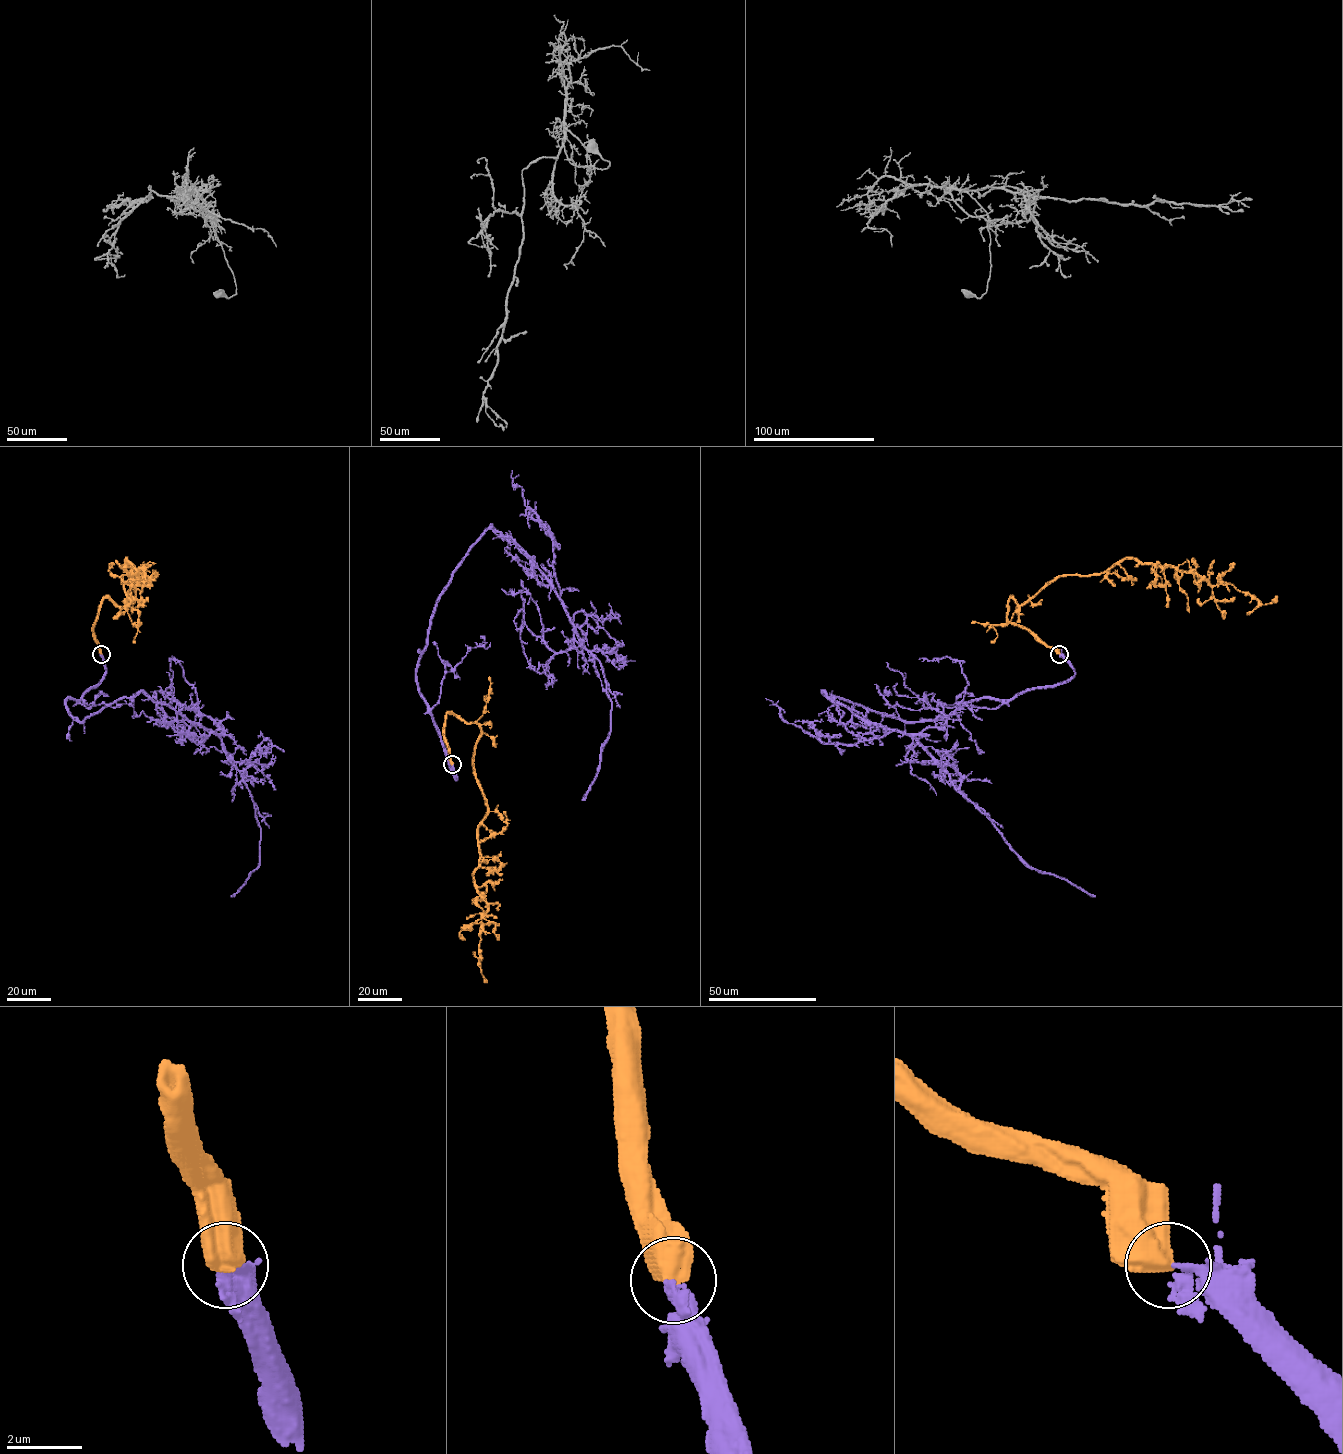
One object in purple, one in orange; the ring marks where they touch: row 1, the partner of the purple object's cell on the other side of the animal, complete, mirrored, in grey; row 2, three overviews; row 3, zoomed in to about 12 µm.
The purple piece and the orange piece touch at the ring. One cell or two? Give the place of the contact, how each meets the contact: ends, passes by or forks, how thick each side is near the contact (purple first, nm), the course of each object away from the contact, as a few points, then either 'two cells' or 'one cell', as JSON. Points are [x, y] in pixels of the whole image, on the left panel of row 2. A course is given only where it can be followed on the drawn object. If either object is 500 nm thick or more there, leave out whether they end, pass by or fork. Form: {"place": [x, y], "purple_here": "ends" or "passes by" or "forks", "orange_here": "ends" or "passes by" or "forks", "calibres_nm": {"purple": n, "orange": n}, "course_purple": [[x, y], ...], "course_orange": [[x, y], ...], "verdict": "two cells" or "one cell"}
{"place": [101, 654], "calibres_nm": {"purple": 280, "orange": 700}, "course_purple": [[101, 654], [100, 680], [65, 700], [75, 718], [143, 691], [216, 734], [250, 792], [260, 862], [231, 896]], "course_orange": [[101, 654], [94, 622], [105, 598], [130, 603], [127, 558], [130, 604], [136, 596]], "verdict": "one cell"}

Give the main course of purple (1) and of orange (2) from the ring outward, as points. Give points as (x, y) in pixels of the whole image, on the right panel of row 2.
1: (1059, 654), (1074, 671), (1066, 680), (941, 718), (906, 721), (823, 691), (911, 734), (1031, 867), (1095, 896)
2: (1059, 654), (1010, 622), (1007, 600), (1018, 607), (1062, 576), (1125, 558), (1231, 584), (1263, 604), (1277, 596)

